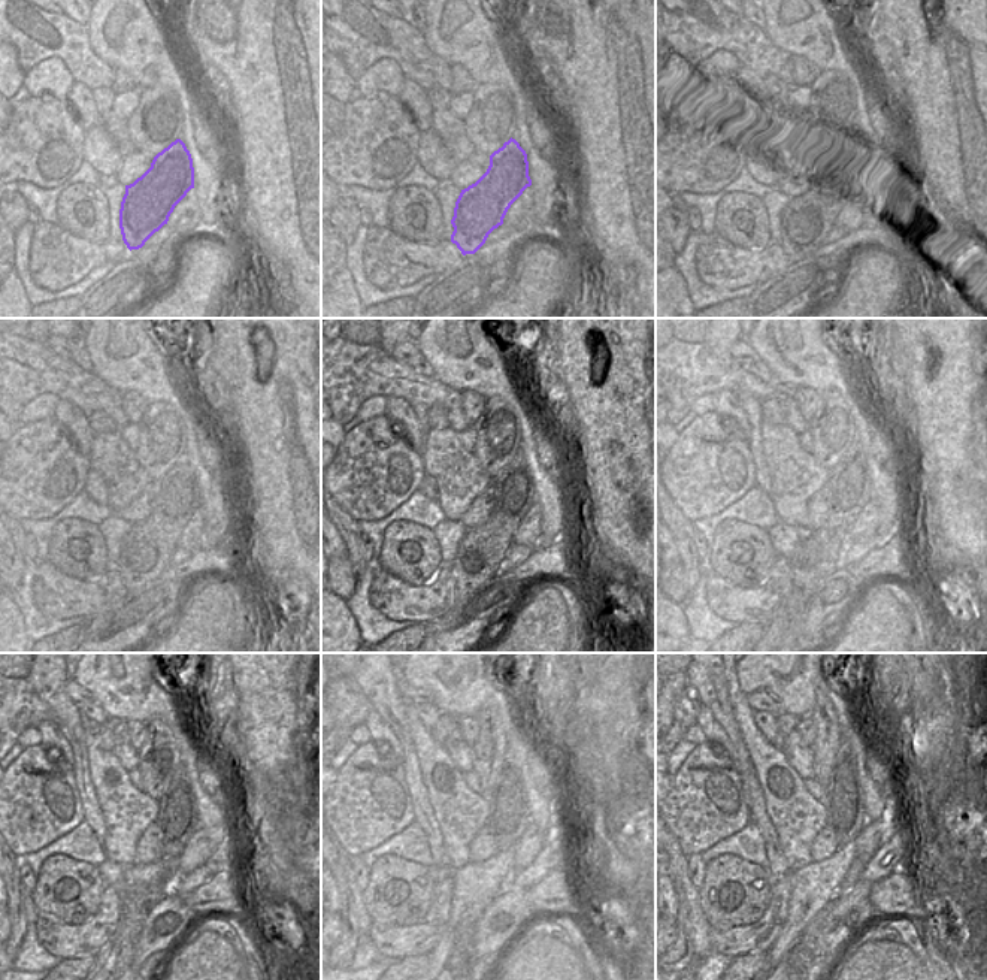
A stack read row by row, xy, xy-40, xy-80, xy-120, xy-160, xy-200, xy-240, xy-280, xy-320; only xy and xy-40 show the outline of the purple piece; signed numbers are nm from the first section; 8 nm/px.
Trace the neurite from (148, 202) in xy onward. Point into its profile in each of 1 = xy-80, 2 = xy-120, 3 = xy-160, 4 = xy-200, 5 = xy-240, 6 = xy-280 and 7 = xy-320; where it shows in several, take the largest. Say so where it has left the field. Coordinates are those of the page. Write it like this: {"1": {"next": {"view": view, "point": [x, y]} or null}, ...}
{"1": {"next": {"view": "xy-80", "point": [813, 212]}}, "2": {"next": {"view": "xy-120", "point": [145, 551]}}, "3": {"next": {"view": "xy-160", "point": [480, 556]}}, "4": {"next": {"view": "xy-200", "point": [819, 553]}}, "5": {"next": {"view": "xy-240", "point": [178, 819]}}, "6": {"next": {"view": "xy-280", "point": [509, 816]}}, "7": {"next": {"view": "xy-320", "point": [845, 817]}}}

